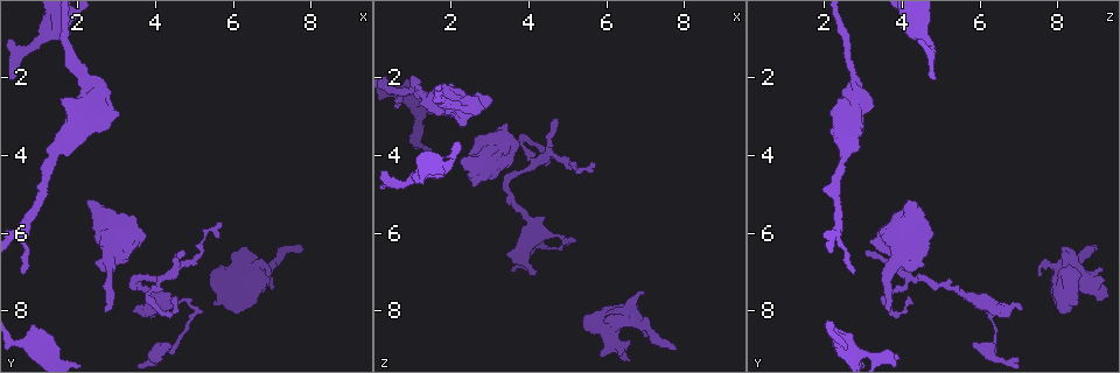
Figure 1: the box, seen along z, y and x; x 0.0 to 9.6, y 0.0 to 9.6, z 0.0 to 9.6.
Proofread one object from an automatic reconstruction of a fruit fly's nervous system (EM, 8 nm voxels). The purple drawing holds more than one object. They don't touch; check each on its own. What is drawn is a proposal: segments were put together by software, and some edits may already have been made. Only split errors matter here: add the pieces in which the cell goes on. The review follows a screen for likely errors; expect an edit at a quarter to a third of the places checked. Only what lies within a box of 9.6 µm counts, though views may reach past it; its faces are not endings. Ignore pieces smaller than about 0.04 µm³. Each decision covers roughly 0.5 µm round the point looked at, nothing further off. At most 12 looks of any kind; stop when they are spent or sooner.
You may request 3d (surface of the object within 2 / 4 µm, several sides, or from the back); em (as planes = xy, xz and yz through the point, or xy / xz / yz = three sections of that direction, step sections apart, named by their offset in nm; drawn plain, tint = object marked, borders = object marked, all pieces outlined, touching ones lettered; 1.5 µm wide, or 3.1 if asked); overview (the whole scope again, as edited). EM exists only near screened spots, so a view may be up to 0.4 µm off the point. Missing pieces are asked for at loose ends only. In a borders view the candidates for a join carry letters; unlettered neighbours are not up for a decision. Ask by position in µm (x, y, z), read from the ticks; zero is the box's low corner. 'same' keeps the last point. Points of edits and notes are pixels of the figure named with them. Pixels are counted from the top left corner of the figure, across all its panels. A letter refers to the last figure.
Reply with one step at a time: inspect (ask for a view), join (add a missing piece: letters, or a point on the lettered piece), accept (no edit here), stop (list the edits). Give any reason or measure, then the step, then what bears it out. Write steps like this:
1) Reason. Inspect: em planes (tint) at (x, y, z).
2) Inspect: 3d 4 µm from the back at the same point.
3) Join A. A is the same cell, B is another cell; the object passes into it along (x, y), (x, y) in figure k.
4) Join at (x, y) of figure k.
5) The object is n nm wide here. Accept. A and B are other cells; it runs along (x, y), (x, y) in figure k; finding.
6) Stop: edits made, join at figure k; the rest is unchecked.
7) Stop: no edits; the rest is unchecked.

Stops while still wide. Inspect: 3d 2 µm at (4.15, 7.85, 7.00).

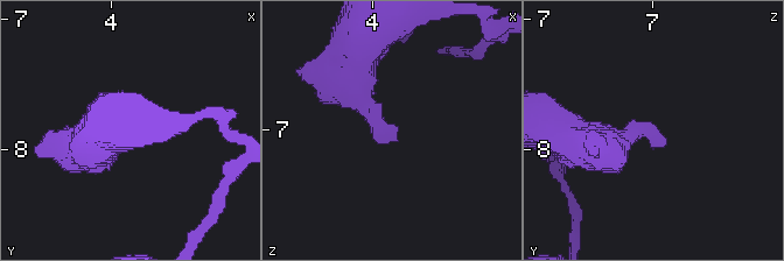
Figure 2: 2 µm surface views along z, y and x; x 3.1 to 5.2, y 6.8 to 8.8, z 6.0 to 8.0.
Inspect: em planes (borders) at (4.20, 7.90, 6.98).

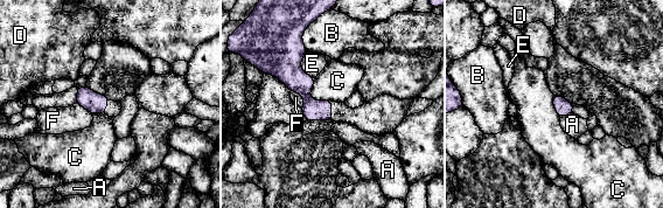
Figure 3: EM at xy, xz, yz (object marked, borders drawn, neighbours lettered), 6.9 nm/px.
The longest contact is with C, 200 nm. Accept. A, B, C, D, E and F are other cells; none of them fits.

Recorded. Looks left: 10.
Stops while still wide. Inspect: em xy step 8 (tint) at (3.05, 2.95, 2.55).

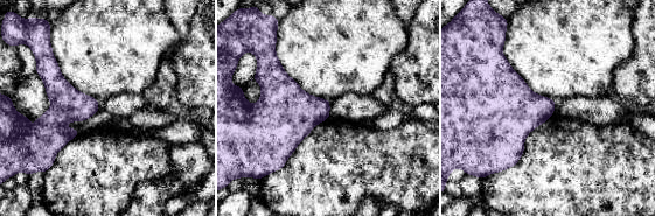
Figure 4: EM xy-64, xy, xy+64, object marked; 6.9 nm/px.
Cut it another way. Inspect: em planes (borders) at the same point.

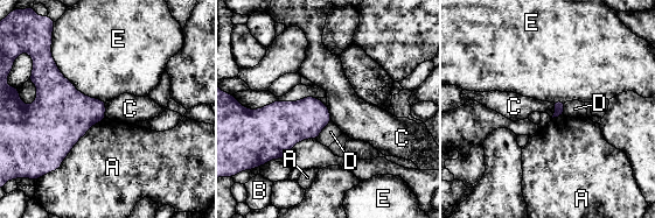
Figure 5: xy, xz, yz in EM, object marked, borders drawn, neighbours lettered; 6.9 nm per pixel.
Accept. A, B, C, D and E are other cells; a border runs along (326, 105), (332, 120) in figure 5; no lettered piece goes on from it.

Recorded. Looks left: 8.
Stops while still wide. Inspect: 3d 4 µm from the back at (2.15, 5.15, 4.25).

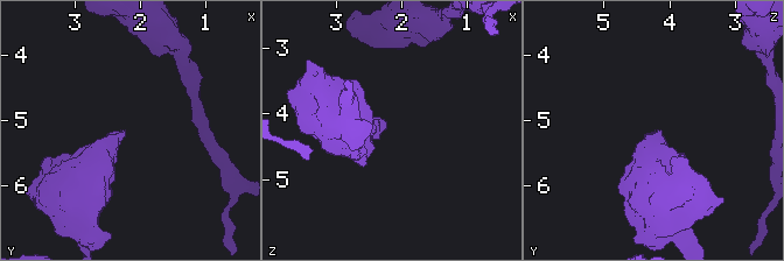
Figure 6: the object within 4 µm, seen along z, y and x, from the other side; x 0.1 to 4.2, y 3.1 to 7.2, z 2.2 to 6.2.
Need the tissue. Inspect: em yz step 8 (tint) at (2.20, 5.15, 4.25).

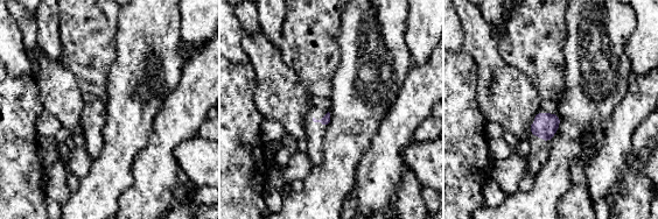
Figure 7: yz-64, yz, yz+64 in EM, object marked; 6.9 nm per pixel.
Inspect: em planes (borders) at the same point.

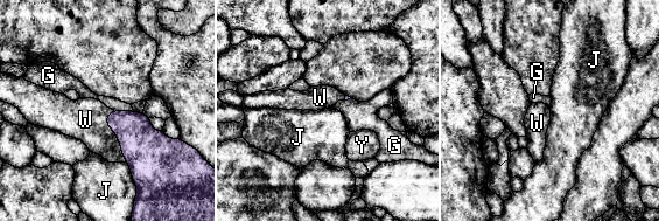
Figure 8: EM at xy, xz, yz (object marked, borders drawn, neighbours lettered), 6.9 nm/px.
Join at (85, 119) of figure 8. W is the same cell, G, J and Y are other cells; it goes on there.

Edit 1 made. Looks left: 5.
Free end. Inspect: em yz step 8 (borders) at (2.75, 8.00, 3.60).

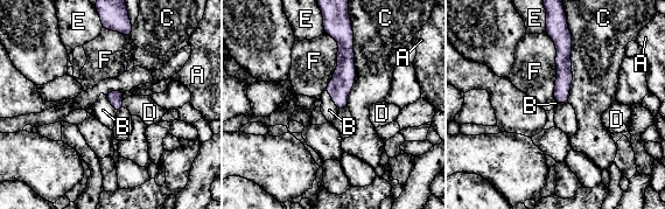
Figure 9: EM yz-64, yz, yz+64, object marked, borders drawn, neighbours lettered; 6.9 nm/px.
Join at (329, 110) of figure 9. B is the same cell, A, C, D, E and F are other cells; the object passes into it along (343, 78), (331, 98), (329, 110) in figure 9; it goes on there.

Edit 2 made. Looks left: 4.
Redraw. Inspect: overview.

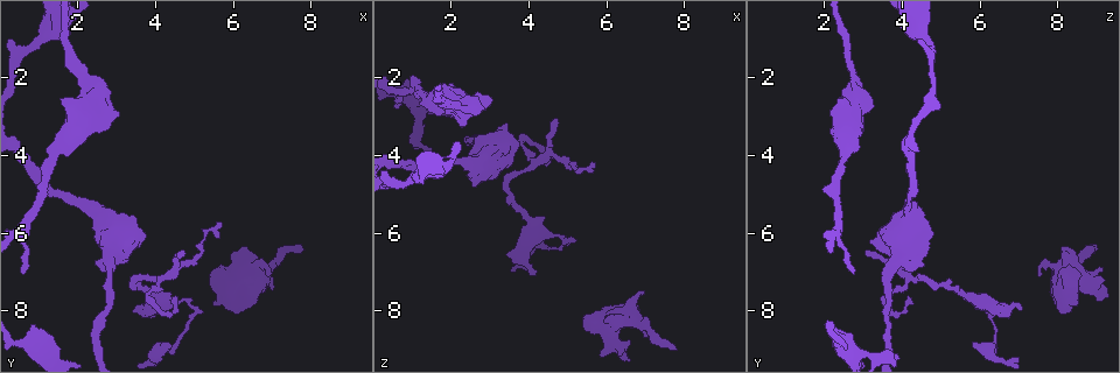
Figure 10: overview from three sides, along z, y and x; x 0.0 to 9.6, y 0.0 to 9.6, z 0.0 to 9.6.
An open end. Inspect: 3d 4 µm at (6.90, 7.05, 7.55).

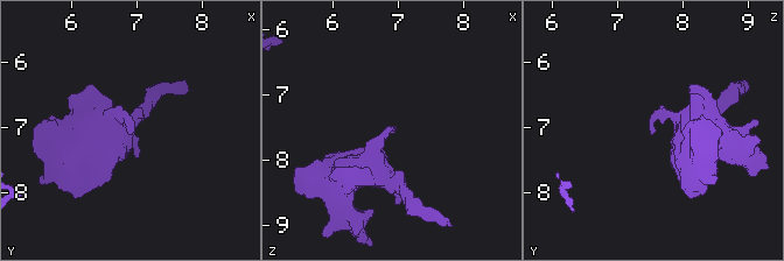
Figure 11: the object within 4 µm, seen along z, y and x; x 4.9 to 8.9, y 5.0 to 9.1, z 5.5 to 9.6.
Inspect: em planes (borders) at (6.95, 7.10, 7.55).

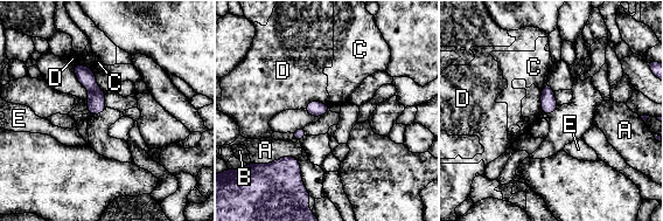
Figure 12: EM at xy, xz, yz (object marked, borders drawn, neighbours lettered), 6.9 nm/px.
The longest contact is with A, 220 nm. Accept. A, B, C, D and E are other cells; no lettered piece goes on from it.

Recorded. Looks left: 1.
Stop: edits made, join at figure 8, join at figure 9; the rest is unchecked.

